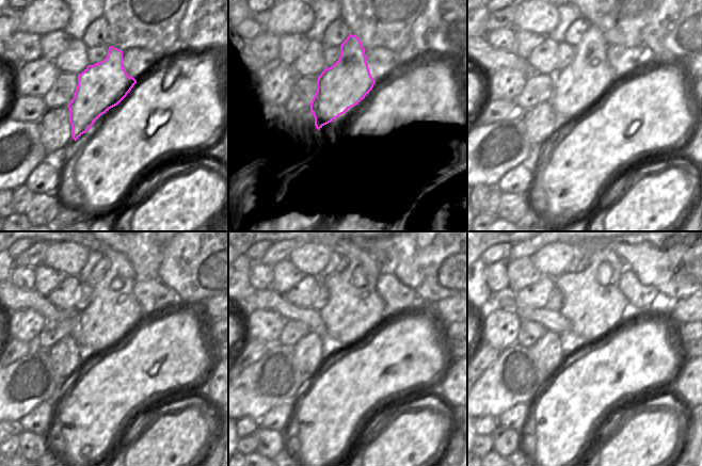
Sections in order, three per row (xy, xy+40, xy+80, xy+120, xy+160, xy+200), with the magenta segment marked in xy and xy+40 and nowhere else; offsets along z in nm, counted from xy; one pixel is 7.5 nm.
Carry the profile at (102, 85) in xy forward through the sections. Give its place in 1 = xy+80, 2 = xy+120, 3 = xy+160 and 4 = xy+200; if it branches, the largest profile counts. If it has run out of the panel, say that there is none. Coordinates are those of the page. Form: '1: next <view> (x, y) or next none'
1: next xy+80 (581, 84)
2: next xy+120 (114, 312)
3: next xy+160 (354, 309)
4: next xy+200 (593, 304)

